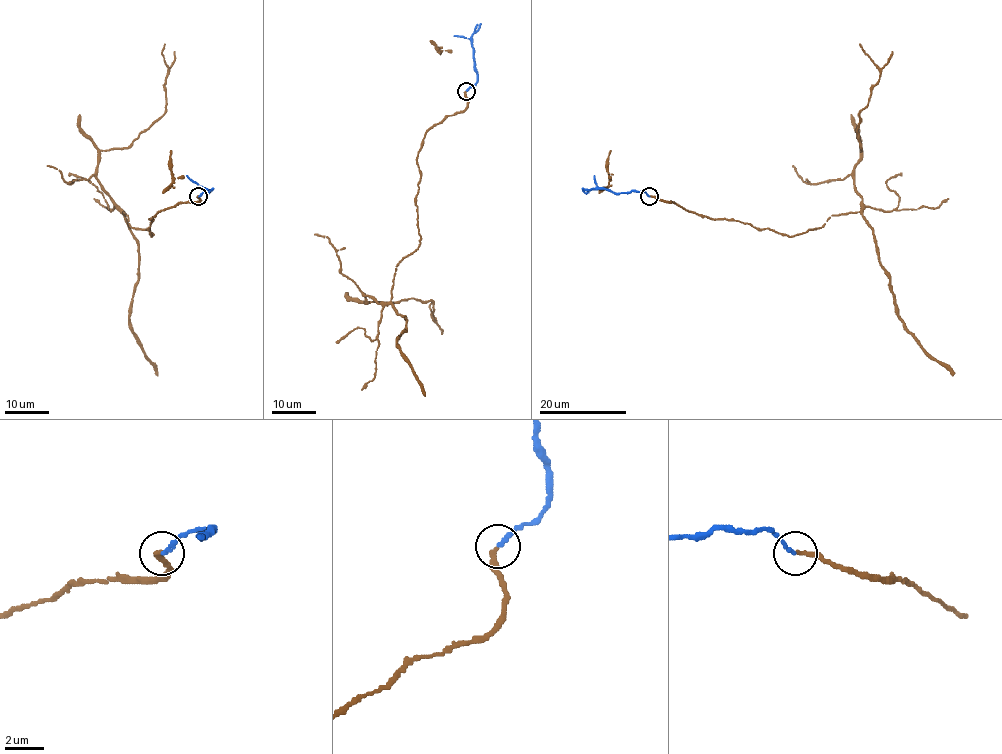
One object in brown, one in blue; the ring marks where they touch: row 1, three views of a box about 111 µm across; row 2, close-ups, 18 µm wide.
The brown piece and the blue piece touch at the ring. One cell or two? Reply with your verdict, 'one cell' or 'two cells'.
one cell

